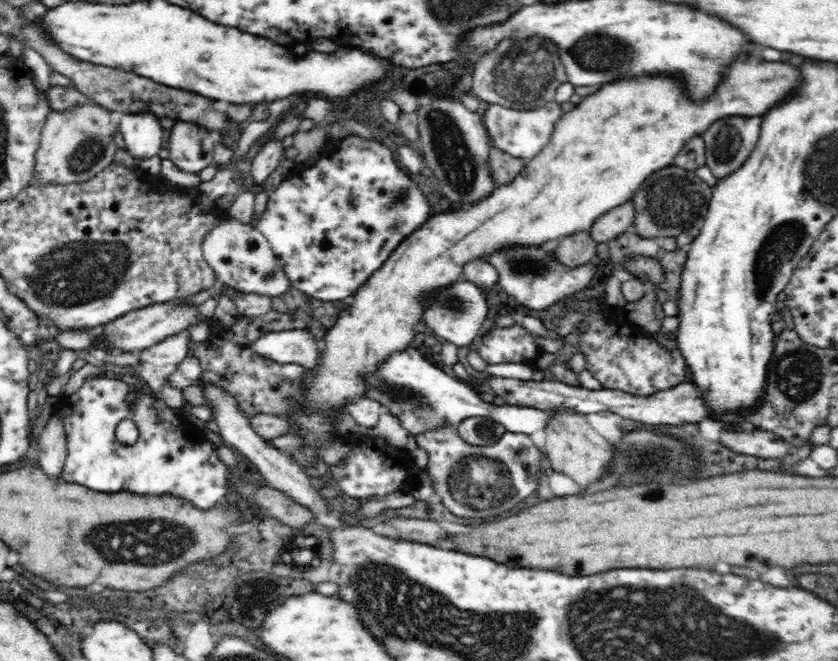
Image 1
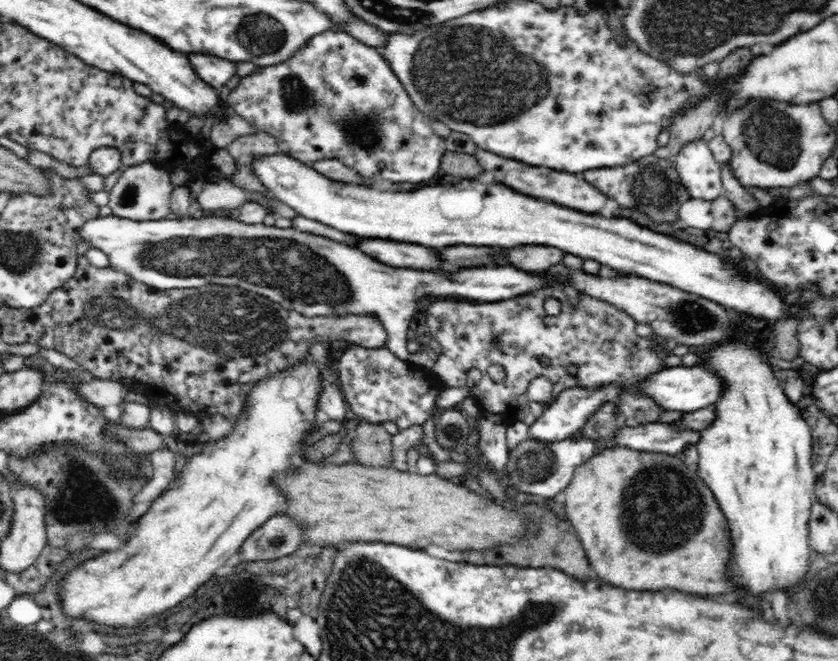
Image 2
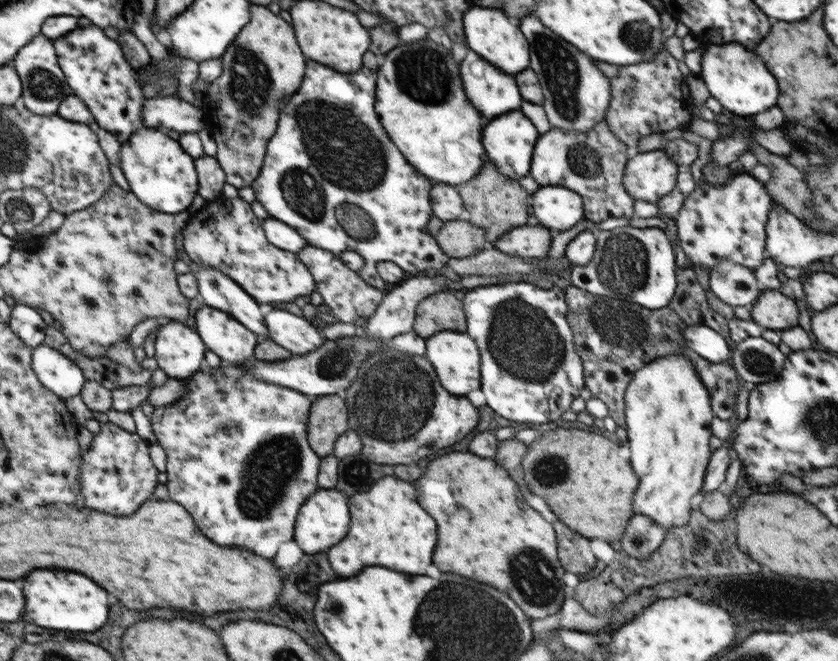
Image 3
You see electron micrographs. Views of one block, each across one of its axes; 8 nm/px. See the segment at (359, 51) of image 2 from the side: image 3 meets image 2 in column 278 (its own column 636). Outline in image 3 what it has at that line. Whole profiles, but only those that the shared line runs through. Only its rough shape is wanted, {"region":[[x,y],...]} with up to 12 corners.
{"region":[[662,46],[618,67],[605,121],[637,156],[643,137],[686,128],[693,100]]}

